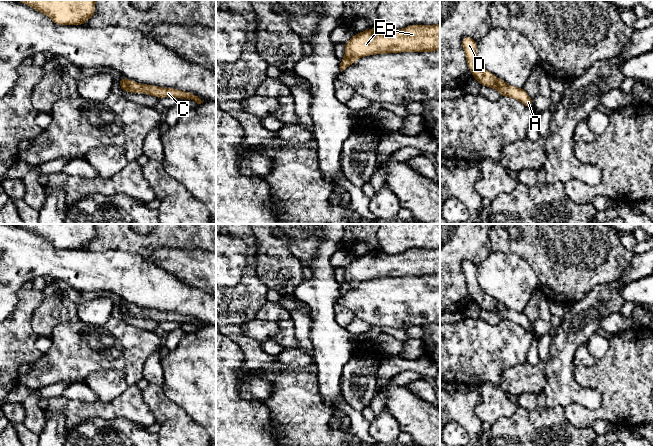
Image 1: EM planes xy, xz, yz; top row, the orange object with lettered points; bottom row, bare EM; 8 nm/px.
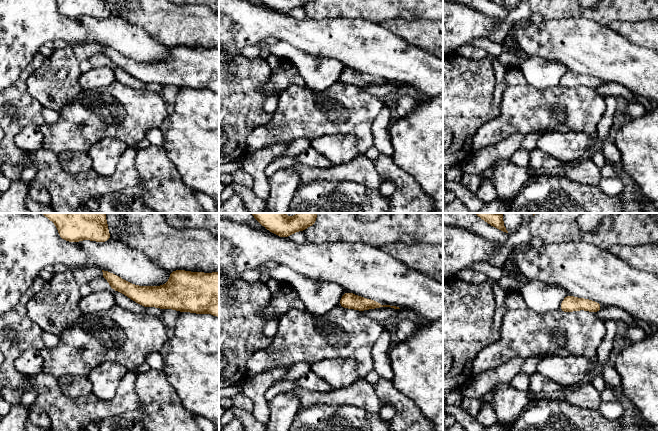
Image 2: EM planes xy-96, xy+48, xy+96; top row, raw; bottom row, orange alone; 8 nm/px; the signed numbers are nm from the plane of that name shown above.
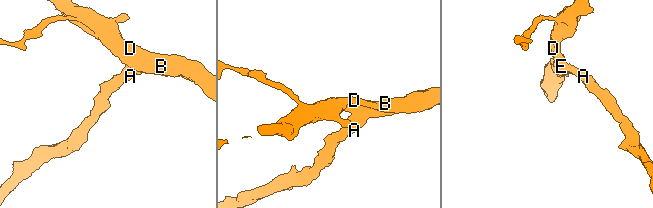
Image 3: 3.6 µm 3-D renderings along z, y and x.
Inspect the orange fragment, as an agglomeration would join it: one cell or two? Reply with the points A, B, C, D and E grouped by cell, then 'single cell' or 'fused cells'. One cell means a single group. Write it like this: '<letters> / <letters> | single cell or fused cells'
A B C D E | single cell

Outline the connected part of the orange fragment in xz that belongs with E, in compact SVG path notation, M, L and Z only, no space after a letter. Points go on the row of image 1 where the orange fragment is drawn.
M414 24L394 31L374 27L359 32L345 42L345 57L341 60L340 71L364 56L438 50L440 50L440 24Z

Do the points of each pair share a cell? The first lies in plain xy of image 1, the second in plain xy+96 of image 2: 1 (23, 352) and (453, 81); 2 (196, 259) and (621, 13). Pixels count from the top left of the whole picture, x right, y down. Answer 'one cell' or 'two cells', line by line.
1: one cell
2: two cells

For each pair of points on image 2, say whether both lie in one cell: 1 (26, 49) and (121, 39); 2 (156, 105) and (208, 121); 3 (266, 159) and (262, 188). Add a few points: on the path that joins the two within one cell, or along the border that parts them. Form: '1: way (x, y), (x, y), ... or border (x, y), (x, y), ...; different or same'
1: way (50, 31), (97, 31); same
2: border (168, 114), (158, 127); different
3: way (260, 166), (261, 181); same

